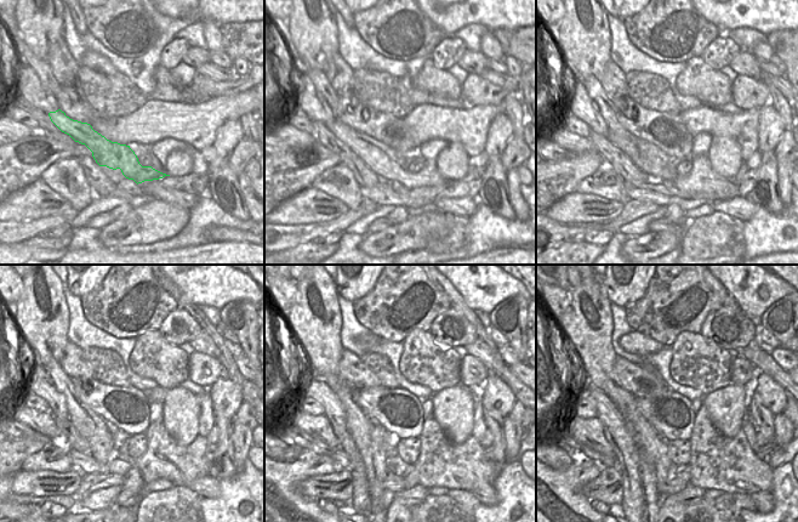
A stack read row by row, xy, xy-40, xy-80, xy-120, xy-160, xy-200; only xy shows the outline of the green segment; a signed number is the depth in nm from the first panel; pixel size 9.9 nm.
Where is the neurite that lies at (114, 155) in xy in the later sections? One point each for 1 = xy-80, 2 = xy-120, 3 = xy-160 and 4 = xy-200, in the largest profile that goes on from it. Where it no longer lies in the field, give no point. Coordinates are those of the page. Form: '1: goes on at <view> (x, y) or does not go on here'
1: goes on at xy-80 (702, 182)
2: goes on at xy-120 (164, 459)
3: goes on at xy-160 (440, 463)
4: goes on at xy-200 (720, 463)

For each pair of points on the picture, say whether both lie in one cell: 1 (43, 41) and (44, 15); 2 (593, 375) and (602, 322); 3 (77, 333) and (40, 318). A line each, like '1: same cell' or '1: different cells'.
1: same cell
2: same cell
3: different cells

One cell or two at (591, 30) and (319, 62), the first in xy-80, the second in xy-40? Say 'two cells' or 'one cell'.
one cell

